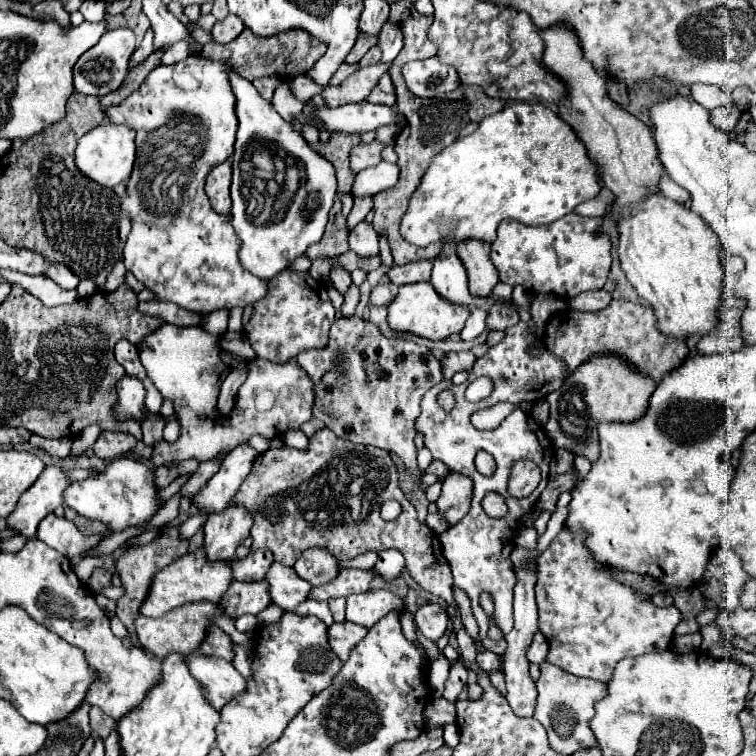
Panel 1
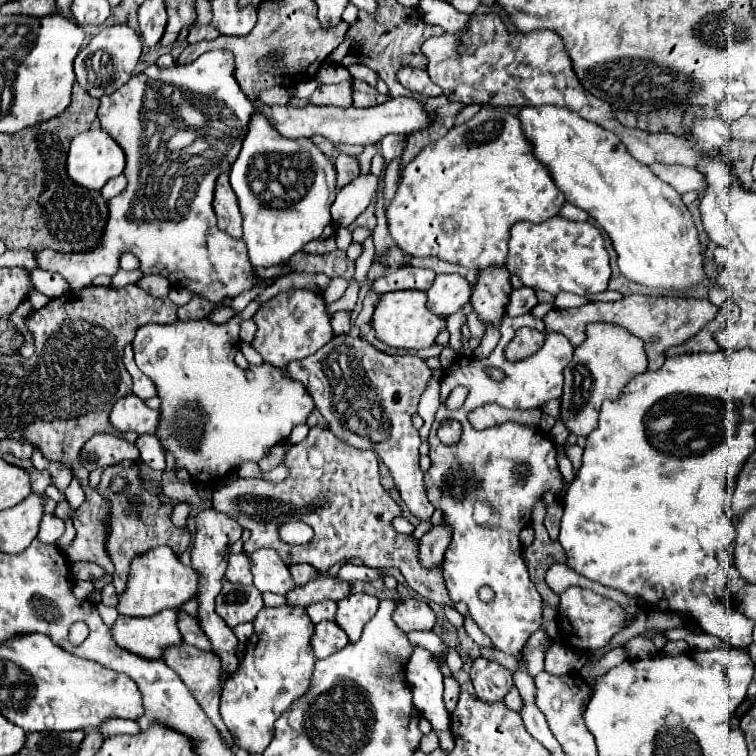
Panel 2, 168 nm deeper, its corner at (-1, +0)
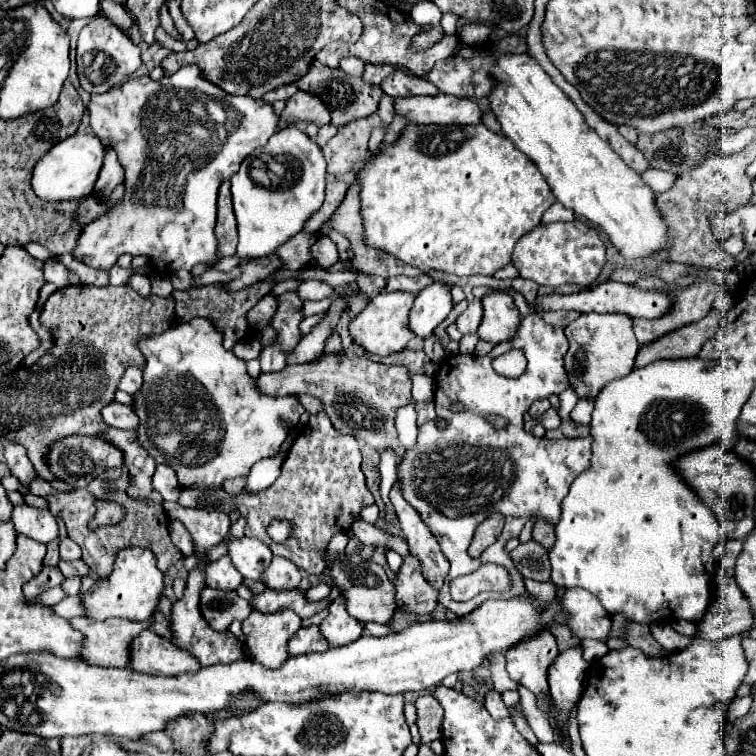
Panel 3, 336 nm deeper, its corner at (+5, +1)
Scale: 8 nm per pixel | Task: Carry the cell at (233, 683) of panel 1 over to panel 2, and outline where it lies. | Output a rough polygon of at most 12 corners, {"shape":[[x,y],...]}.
{"shape":[[190,644],[162,660],[182,678],[228,747],[220,718],[222,664]]}

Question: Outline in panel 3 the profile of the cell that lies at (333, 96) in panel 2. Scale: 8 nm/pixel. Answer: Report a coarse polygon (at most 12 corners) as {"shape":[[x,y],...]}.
{"shape":[[296,91],[280,115],[280,129],[326,125],[330,111],[318,97]]}

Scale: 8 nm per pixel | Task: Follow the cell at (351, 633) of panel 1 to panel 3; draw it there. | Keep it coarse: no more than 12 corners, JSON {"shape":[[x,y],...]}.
{"shape":[[302,627],[288,643],[288,655],[326,651],[318,627]]}

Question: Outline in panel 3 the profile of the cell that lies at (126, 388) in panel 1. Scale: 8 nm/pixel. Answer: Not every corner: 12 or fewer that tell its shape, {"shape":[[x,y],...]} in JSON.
{"shape":[[112,401],[102,409],[106,425],[136,429],[138,419],[130,405]]}

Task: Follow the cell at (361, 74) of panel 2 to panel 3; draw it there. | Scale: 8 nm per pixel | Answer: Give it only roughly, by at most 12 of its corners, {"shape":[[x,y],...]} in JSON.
{"shape":[[366,65],[364,81],[378,85],[384,77],[404,67],[392,65]]}

